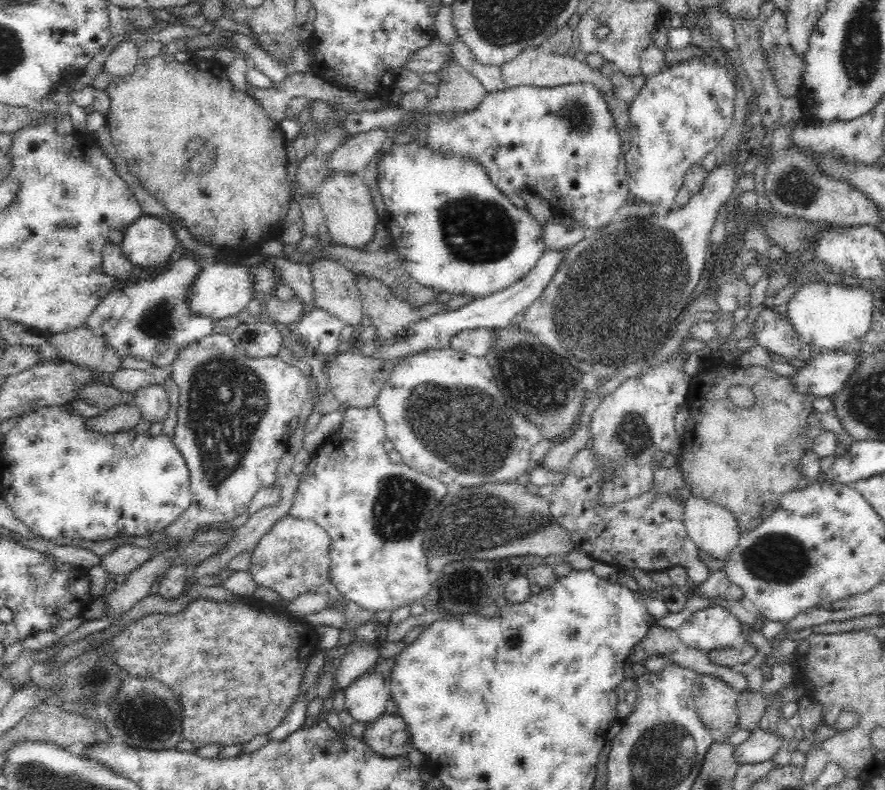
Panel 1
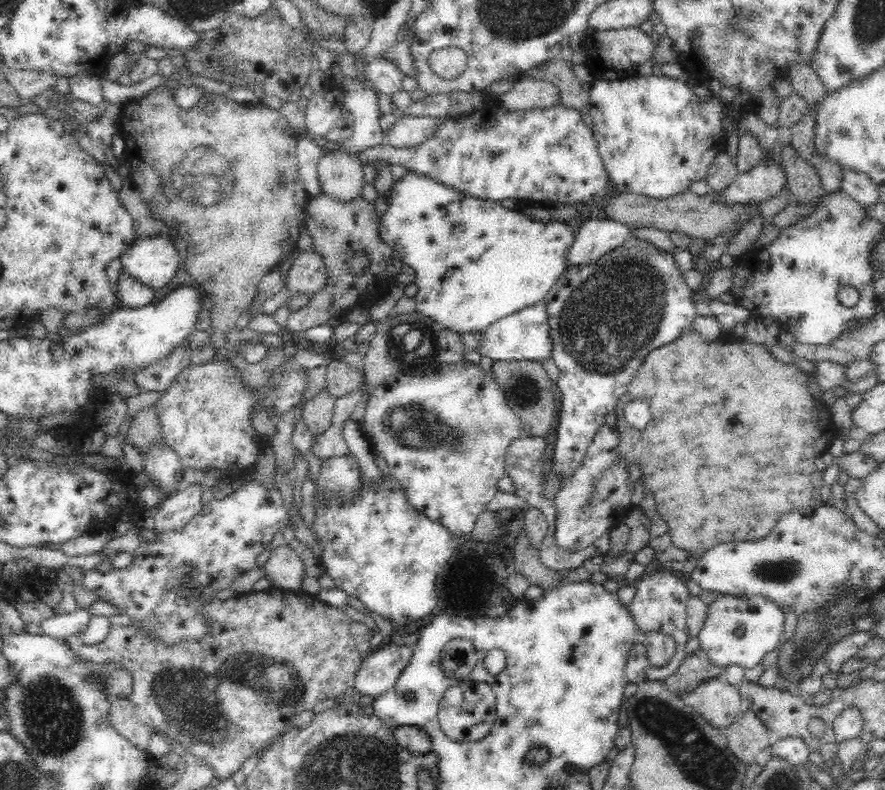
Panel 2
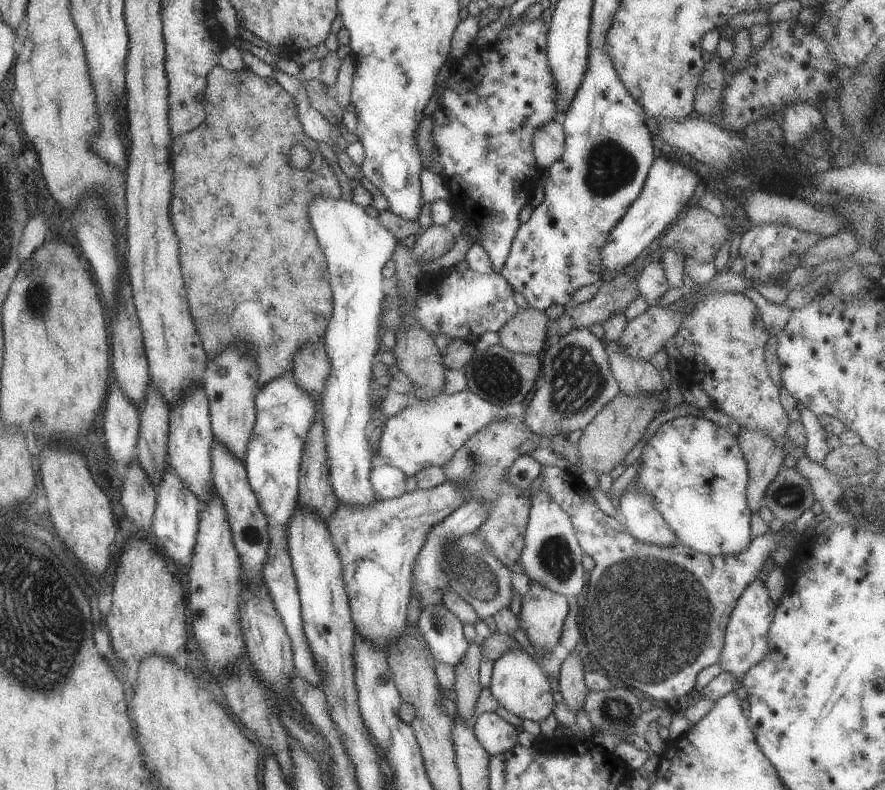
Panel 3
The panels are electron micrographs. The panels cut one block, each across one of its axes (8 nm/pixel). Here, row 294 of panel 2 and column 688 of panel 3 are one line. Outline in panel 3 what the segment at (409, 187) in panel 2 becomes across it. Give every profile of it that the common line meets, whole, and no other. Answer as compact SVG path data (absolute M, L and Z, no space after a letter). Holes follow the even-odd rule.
M694 415L683 416L670 420L662 424L660 428L653 435L649 436L640 455L640 468L638 474L634 476L630 486L642 494L650 494L654 500L654 508L660 512L660 516L664 518L664 522L668 524L668 528L674 532L677 543L683 544L690 549L697 550L698 553L709 554L712 556L736 555L747 557L747 551L752 547L752 540L750 539L750 518L752 512L748 506L747 501L747 486L749 483L749 470L747 469L747 462L744 458L739 440L736 435L727 428L717 425L717 423L710 419L701 419L694 417Z

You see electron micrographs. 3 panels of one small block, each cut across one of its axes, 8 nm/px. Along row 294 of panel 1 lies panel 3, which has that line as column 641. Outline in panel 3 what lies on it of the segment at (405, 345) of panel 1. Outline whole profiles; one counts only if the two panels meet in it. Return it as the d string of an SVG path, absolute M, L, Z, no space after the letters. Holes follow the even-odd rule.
M629 485L619 500L618 510L624 530L634 540L660 548L677 544L674 532L654 508L654 500L650 494L642 494Z

